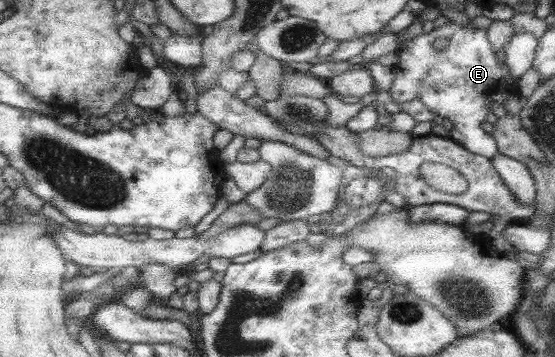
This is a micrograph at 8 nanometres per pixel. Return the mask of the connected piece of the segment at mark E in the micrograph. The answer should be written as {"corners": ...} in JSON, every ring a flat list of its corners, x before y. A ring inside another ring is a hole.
{"corners":[[448,21,438,28,433,28,430,32,417,35,413,38,406,39,399,49,400,53,396,53,396,65,393,65,394,79,392,80,389,94,395,101,394,105,398,105,410,100,418,100,428,111,436,116,436,120,448,119,452,123,452,129,449,131,448,137,467,149,474,155,491,159,497,154,494,138,488,135,480,124,485,115,491,112,488,109,488,101,493,100,496,103,504,103,506,97,517,96,517,79,513,79,508,75,504,63,497,63,495,53,490,50,485,30,475,28,470,23,466,26],[436,39,446,39,444,49,436,51,432,44]]}

